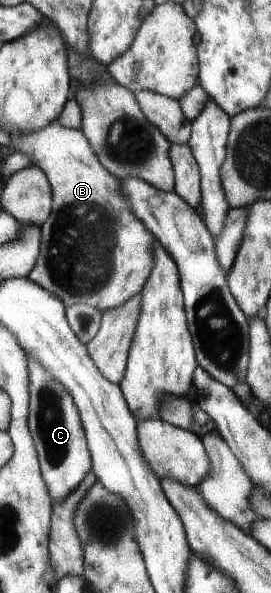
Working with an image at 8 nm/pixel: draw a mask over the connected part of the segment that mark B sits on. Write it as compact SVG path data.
M47 125L47 128L42 128L31 134L20 134L20 151L31 157L31 163L38 166L47 177L50 179L51 189L54 194L54 207L51 209L51 216L41 225L42 241L39 253L38 263L28 276L28 279L42 286L48 293L54 294L66 307L74 304L88 304L101 312L110 311L112 308L122 307L126 301L132 296L138 295L143 289L143 285L147 283L151 277L151 271L155 267L155 245L157 239L155 235L148 230L147 227L135 216L132 211L131 203L128 201L123 192L123 185L119 178L114 177L111 172L99 161L98 155L95 153L91 142L84 137L80 130L73 130L62 125Z

